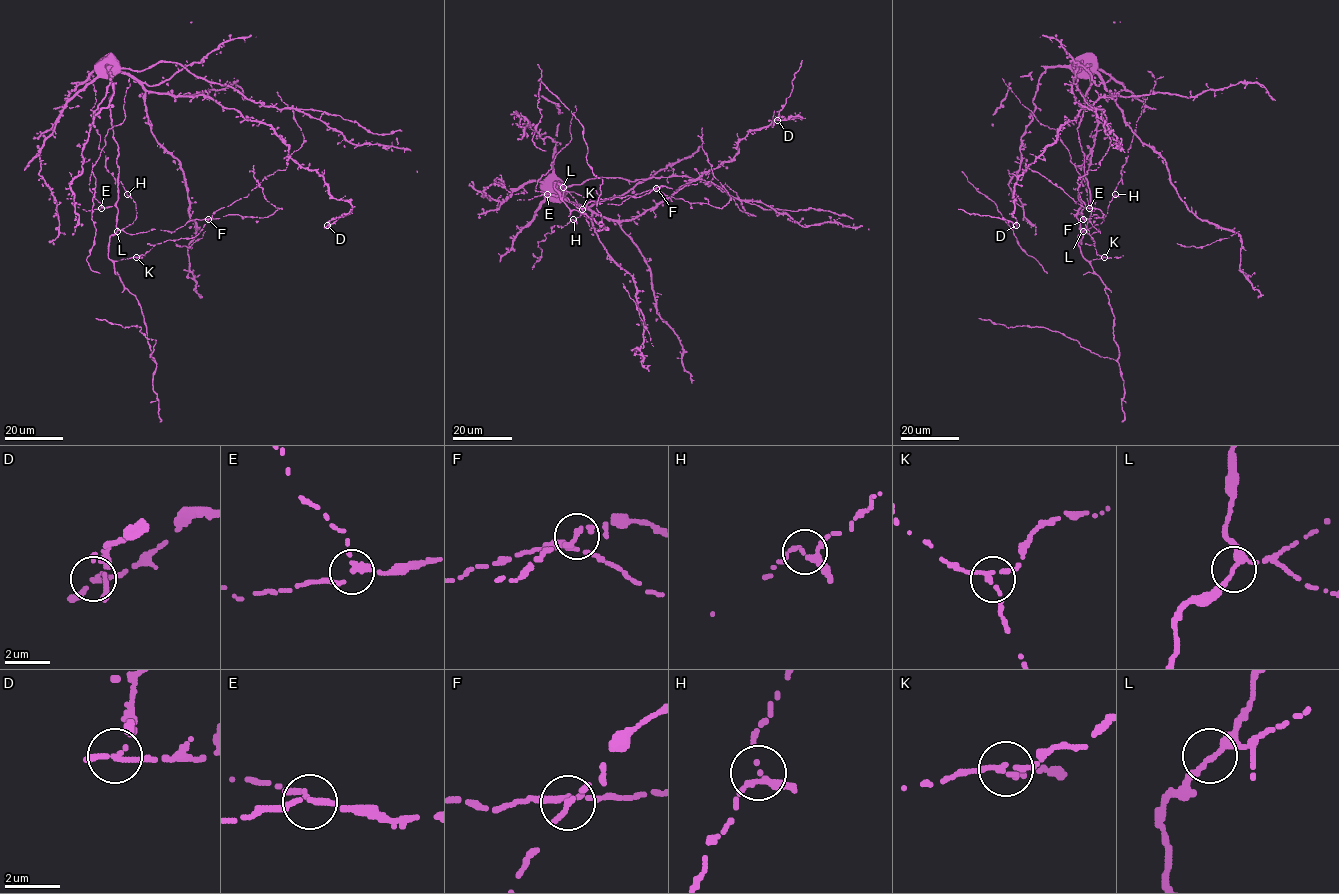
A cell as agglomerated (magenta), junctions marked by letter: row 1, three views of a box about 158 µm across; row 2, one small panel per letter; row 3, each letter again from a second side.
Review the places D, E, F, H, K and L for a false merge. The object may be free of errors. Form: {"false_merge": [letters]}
{"false_merge": ["D"]}

